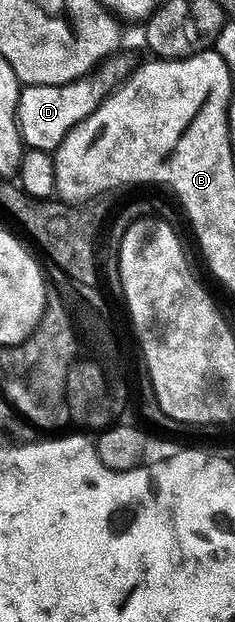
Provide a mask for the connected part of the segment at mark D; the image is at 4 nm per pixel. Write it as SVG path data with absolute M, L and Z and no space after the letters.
M125 53L109 56L95 71L63 85L34 85L24 87L18 97L16 124L25 148L33 151L55 152L56 146L64 140L66 133L78 121L82 121L107 97L115 91L133 70L134 62Z

